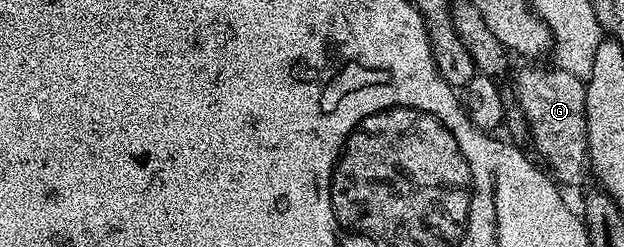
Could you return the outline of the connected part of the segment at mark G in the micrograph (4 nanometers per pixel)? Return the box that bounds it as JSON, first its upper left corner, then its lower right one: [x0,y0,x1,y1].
[516,65,590,188]

